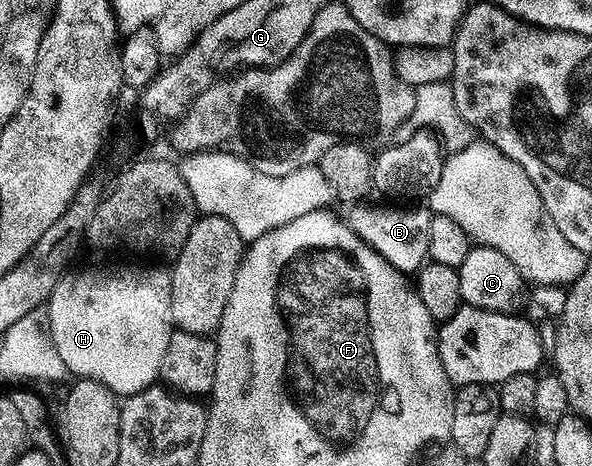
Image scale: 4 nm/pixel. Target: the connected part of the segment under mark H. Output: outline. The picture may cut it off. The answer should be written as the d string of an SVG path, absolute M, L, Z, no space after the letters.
M78 271L75 275L63 275L48 300L48 322L56 353L60 353L60 361L64 361L67 372L78 379L96 381L118 397L135 395L155 386L172 330L167 283L165 274L145 275L142 271L135 275L130 271L123 275L105 275L102 271Z

